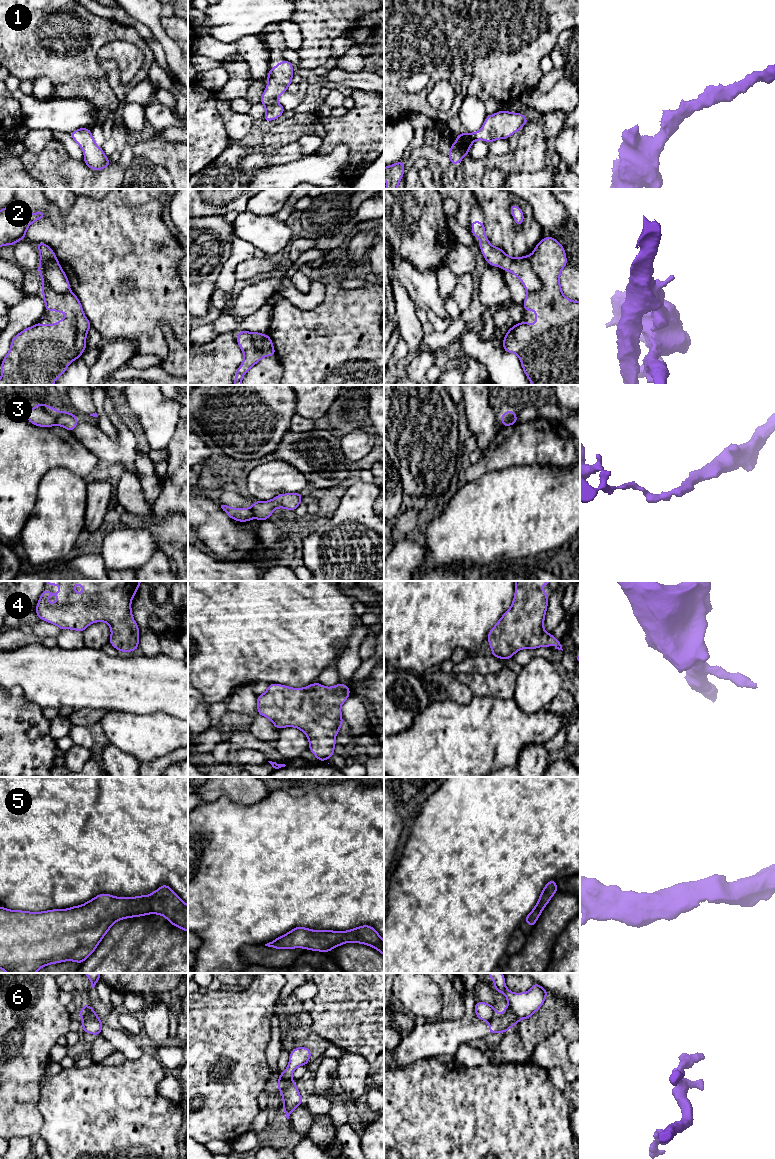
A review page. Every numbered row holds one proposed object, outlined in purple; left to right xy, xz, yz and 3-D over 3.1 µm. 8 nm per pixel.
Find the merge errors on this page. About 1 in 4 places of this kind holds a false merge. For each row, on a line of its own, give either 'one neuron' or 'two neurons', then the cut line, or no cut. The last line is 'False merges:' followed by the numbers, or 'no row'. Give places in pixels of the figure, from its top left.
1: one neuron; no cut
2: two neurons; cut in yz along (529, 255), (531, 268), (540, 282), (540, 287), (527, 292)
3: two neurons; cut in xy along (58, 411), (55, 424)
4: one neuron; no cut
5: one neuron; no cut
6: two neurons; cut in xy along (97, 1016), (81, 1018)
False merges: 2, 3, 6

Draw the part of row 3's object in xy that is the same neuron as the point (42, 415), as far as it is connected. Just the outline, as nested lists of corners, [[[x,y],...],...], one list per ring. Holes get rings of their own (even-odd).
[[[44,403],[30,408],[26,414],[27,420],[40,427],[52,427],[56,425],[58,410]]]

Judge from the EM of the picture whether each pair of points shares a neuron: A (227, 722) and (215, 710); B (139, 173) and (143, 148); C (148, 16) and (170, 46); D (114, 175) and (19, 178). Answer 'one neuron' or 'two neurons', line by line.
A: two neurons
B: two neurons
C: one neuron
D: two neurons

